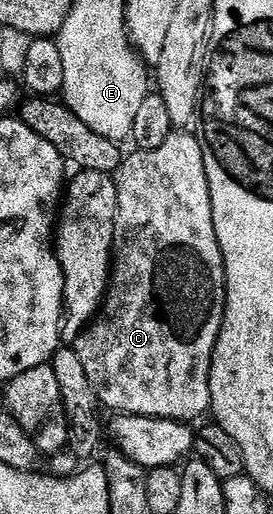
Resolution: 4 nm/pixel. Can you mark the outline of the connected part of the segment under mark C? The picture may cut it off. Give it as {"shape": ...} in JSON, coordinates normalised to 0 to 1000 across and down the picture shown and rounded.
{"shape":[[[641,253],[630,255],[619,268],[604,268],[597,284],[575,284],[575,292],[531,292],[527,296],[484,294],[484,304],[469,302],[451,317],[436,321],[432,335],[418,337],[414,348],[429,362],[429,424],[421,426],[421,479],[414,484],[414,519],[407,523],[407,543],[385,560],[385,578],[392,576],[392,599],[377,599],[363,607],[352,623],[337,621],[319,636],[289,648],[289,656],[267,663],[267,675],[278,689],[297,696],[297,712],[311,712],[311,720],[333,737],[333,749],[348,761],[348,772],[363,776],[366,788],[381,796],[392,794],[451,794],[476,807],[498,809],[582,809],[593,817],[667,817],[674,821],[714,821],[725,809],[758,809],[773,798],[773,698],[780,696],[780,681],[795,673],[795,658],[810,650],[810,634],[817,632],[817,613],[832,601],[832,543],[824,541],[824,518],[817,516],[817,496],[810,494],[810,479],[795,471],[795,447],[780,440],[780,401],[773,399],[773,379],[766,377],[766,354],[751,339],[751,307],[736,292],[736,270],[714,265],[700,253]]]}

